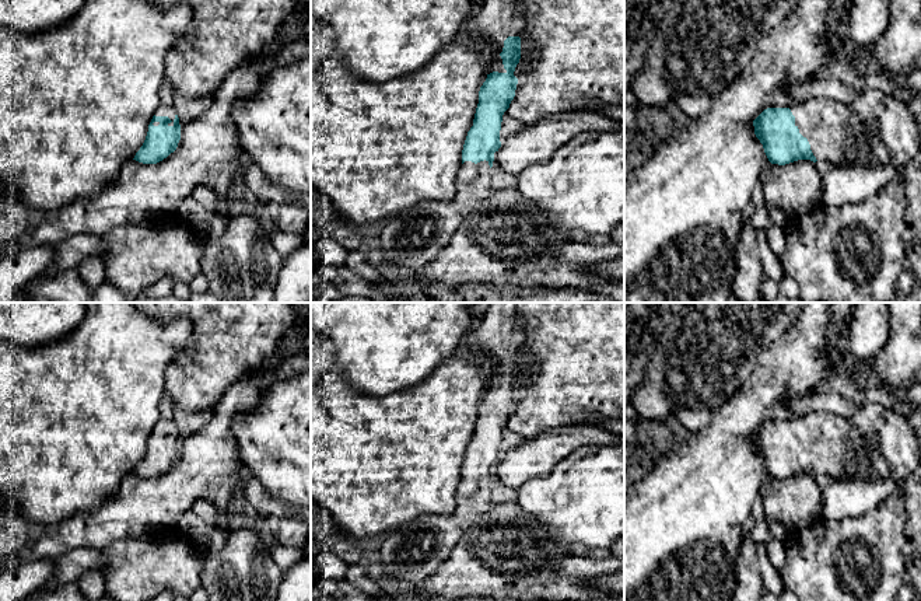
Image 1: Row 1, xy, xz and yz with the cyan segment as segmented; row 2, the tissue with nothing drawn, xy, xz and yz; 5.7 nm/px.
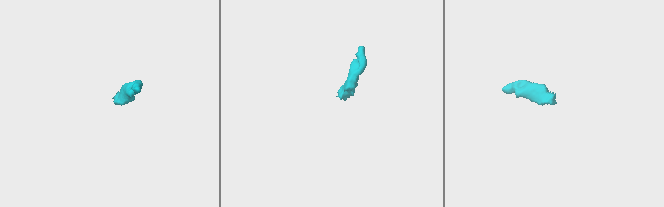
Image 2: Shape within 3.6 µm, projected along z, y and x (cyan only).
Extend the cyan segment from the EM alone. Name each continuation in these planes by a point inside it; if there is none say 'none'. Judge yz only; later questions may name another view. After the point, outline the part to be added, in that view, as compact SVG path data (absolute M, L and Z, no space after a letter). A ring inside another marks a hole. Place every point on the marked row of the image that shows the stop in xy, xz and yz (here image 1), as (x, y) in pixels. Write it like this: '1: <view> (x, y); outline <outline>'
1: yz (823, 121); outline M816 97L789 109L795 116L795 126L808 139L816 160L841 167L850 158L845 146L845 132L851 120L850 105L827 97Z

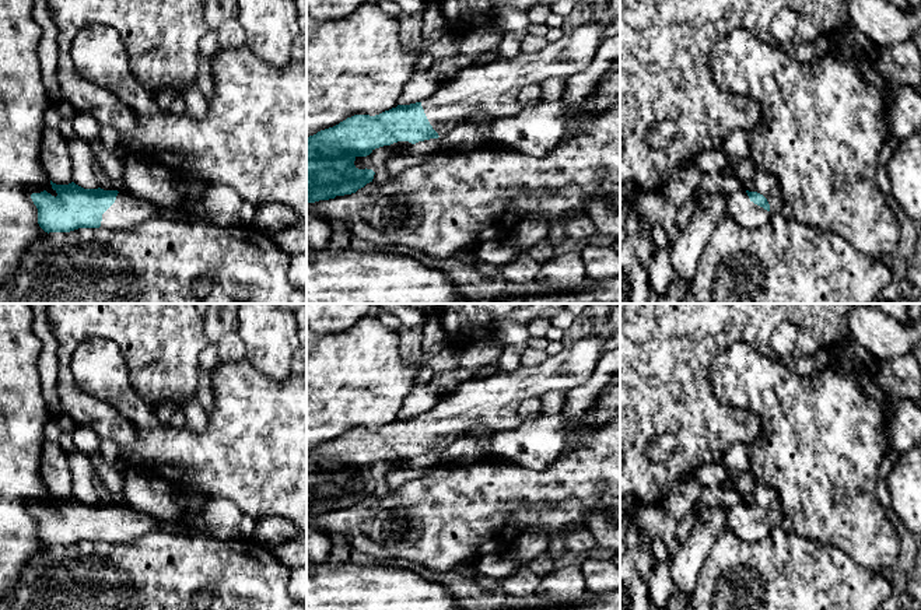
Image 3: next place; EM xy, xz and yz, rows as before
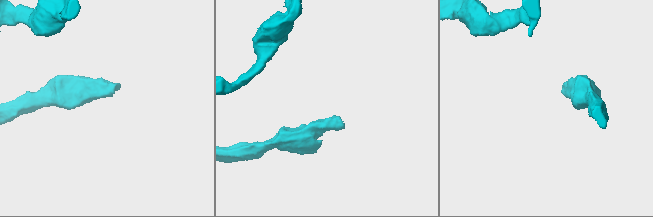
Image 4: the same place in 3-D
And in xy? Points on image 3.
1: xy (128, 210); outline M123 189L118 193L115 203L102 214L99 228L126 231L148 220L158 218L164 208L161 204L133 196Z

